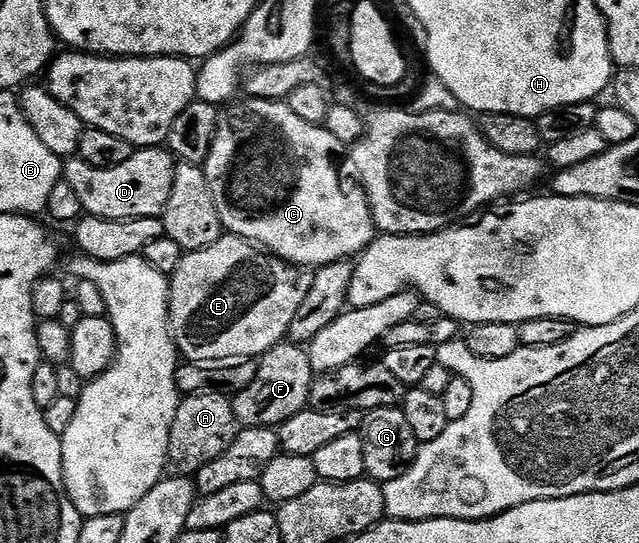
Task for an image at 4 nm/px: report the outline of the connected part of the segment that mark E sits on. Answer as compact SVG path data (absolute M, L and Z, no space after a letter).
M223 235L215 243L211 243L211 247L186 253L173 276L169 278L169 327L173 331L173 341L177 344L178 354L189 363L228 363L234 359L260 358L262 353L286 340L291 319L295 319L295 311L299 311L303 299L307 299L307 291L311 291L312 282L313 273L308 268L290 265L289 262L282 261L280 257L275 257L268 251L262 251L253 242L245 241L241 237Z

